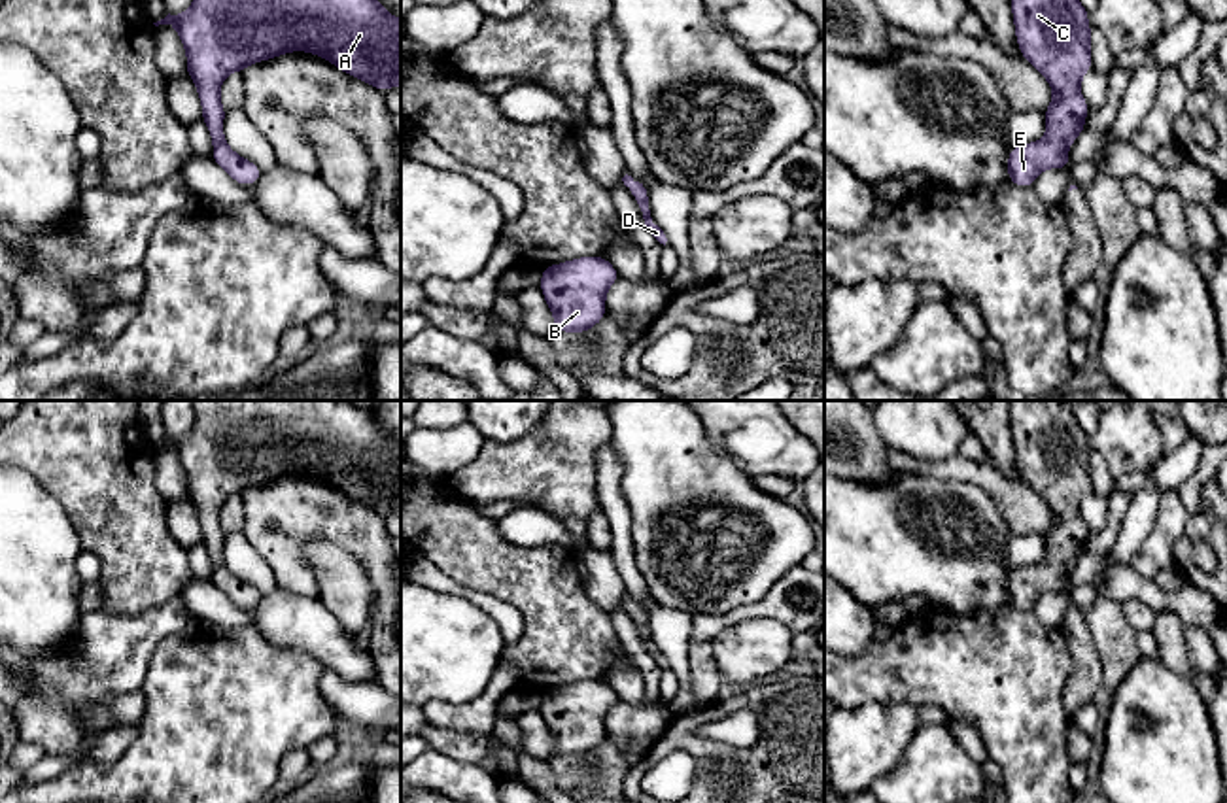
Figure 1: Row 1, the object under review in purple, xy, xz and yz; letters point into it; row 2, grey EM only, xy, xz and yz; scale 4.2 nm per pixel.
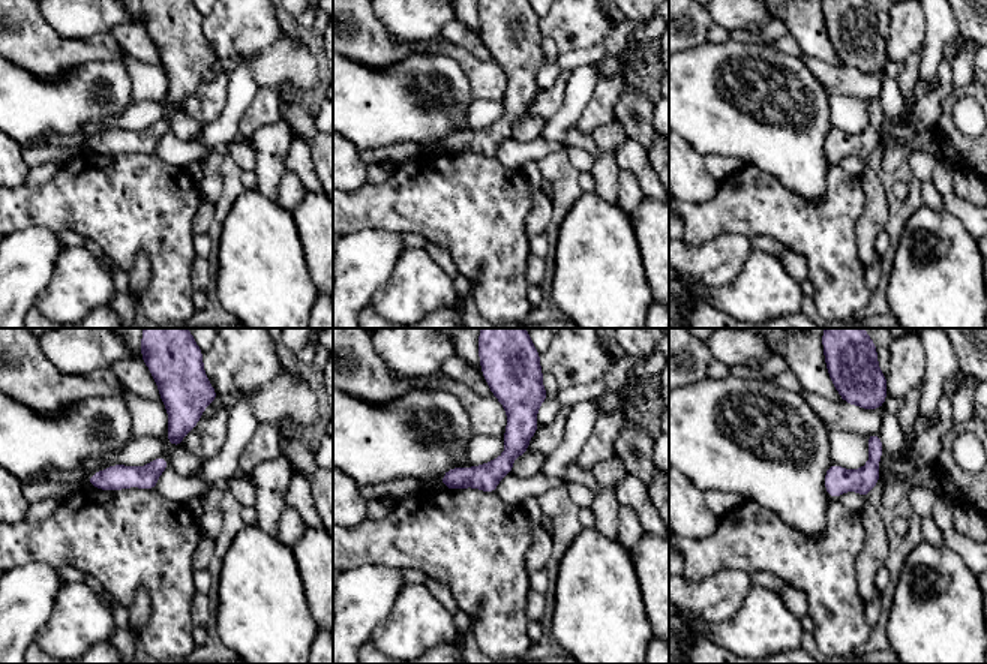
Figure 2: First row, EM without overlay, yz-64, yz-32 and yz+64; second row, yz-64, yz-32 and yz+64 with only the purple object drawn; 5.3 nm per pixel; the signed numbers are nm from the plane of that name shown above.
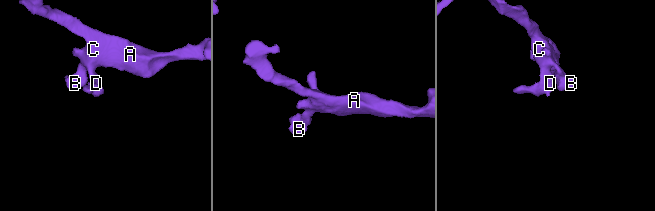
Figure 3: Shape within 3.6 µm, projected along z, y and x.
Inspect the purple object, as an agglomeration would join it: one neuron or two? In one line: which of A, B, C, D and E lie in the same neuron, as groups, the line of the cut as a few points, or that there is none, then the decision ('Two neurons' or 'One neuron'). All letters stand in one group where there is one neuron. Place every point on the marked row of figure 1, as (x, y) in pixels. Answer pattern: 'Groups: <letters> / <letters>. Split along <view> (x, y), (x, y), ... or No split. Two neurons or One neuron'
Groups: A B C D E. No split. One neuron

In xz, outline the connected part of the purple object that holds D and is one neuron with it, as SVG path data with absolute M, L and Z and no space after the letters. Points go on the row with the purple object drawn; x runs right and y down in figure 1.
M624 176L622 178L624 185L628 187L628 191L637 198L637 206L639 212L645 219L647 229L650 231L650 234L665 246L667 238L664 234L664 231L656 225L656 221L652 219L652 210L648 204L648 191L647 191L647 183L633 179L631 176Z

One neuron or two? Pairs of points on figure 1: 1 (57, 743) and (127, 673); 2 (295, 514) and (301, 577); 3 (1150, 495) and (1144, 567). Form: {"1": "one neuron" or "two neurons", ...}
{"1": "one neuron", "2": "one neuron", "3": "two neurons"}

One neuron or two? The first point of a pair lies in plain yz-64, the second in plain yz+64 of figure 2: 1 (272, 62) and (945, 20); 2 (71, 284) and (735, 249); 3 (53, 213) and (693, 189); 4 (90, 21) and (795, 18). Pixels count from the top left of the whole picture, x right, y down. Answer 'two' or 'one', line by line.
1: two
2: two
3: two
4: two

